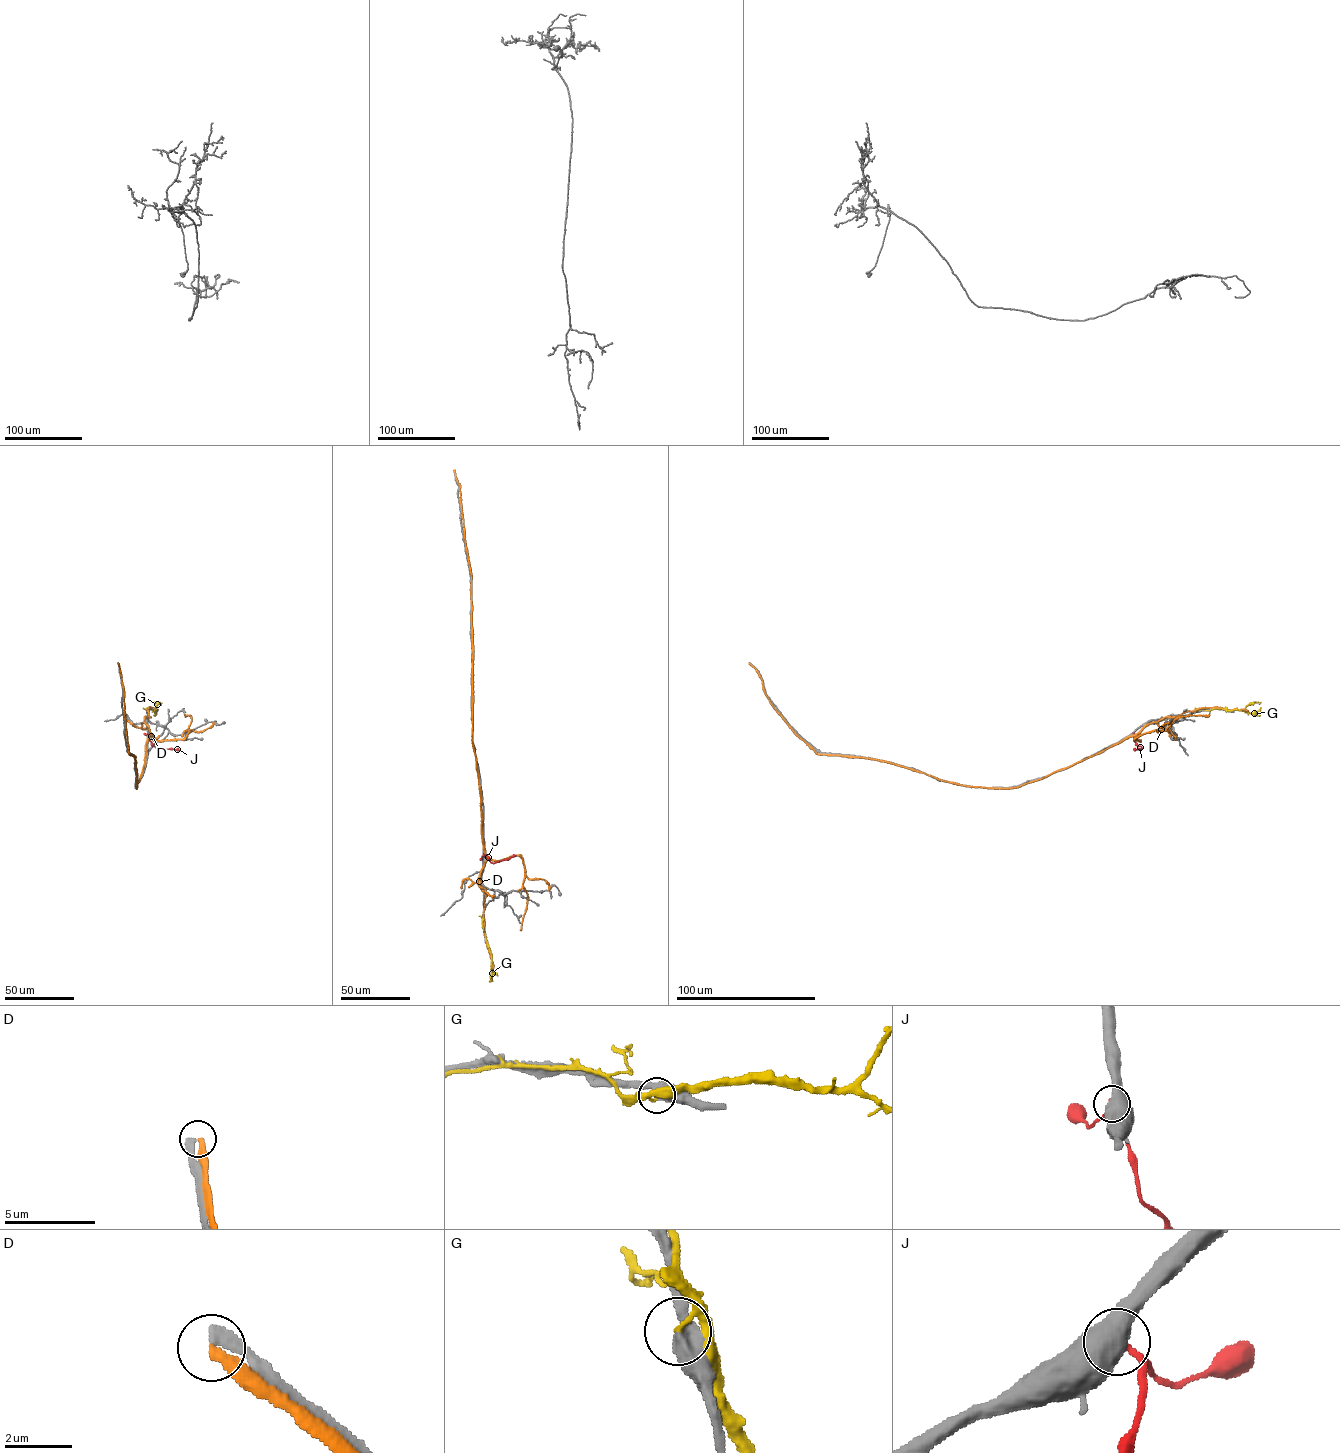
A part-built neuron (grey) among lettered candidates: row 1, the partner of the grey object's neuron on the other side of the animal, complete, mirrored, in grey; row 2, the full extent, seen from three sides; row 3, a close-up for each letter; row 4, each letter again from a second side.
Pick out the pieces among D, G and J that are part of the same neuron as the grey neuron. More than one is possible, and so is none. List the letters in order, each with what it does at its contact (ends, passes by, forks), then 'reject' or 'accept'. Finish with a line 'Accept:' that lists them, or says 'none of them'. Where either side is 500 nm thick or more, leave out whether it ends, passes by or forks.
D: it ends | reject
G: reject
J: reject
Accept: none of them

